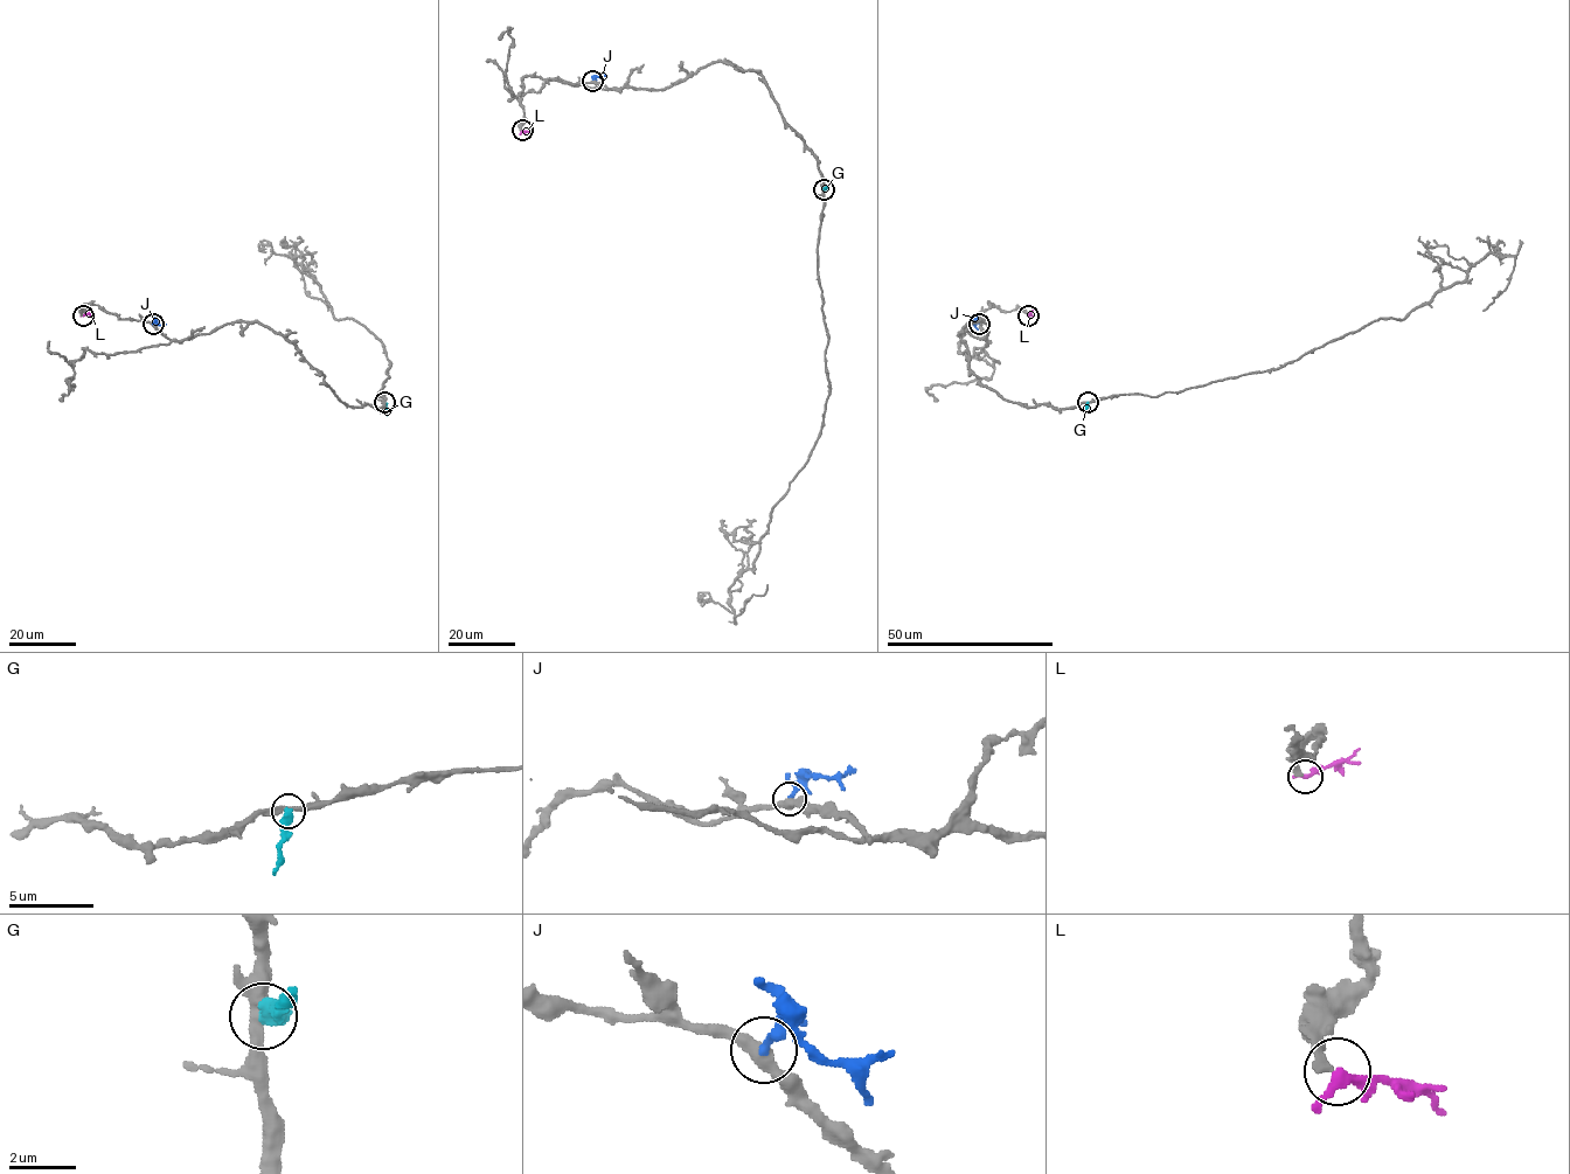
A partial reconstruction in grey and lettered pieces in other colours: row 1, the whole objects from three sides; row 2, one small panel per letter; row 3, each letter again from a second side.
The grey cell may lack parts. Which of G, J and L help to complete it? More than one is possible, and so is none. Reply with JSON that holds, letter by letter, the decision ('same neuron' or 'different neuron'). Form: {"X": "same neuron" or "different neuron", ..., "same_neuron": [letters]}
{"G": "different neuron", "J": "different neuron", "L": "different neuron", "same_neuron": []}

